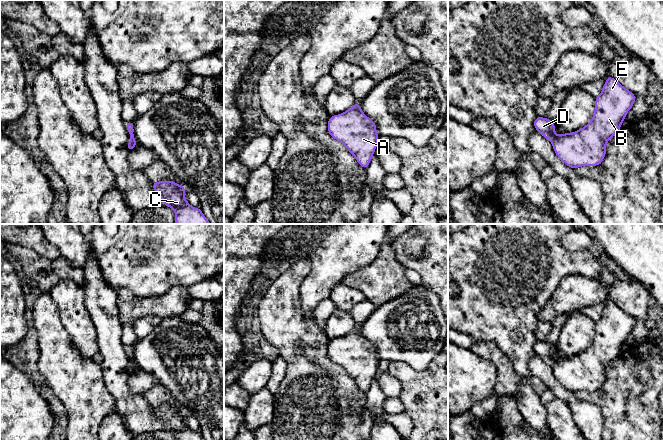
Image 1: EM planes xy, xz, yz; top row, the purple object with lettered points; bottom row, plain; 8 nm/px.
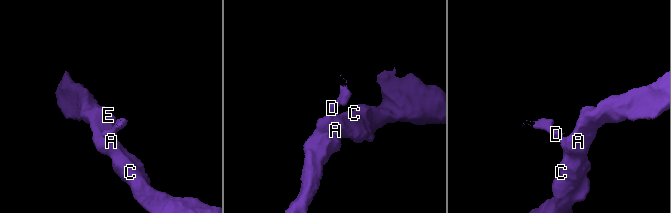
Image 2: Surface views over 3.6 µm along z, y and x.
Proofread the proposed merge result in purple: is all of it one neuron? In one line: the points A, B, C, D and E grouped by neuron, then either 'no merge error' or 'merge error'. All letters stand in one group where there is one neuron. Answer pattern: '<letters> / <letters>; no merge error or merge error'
A B C E / D; merge error

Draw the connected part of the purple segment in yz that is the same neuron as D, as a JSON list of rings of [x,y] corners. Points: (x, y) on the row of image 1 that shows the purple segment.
[[[537,116],[533,122],[533,125],[536,131],[551,142],[557,136],[555,134],[555,123],[546,117]]]

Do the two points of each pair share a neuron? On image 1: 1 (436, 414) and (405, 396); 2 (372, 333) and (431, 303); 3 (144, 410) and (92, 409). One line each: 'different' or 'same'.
1: same
2: same
3: different

